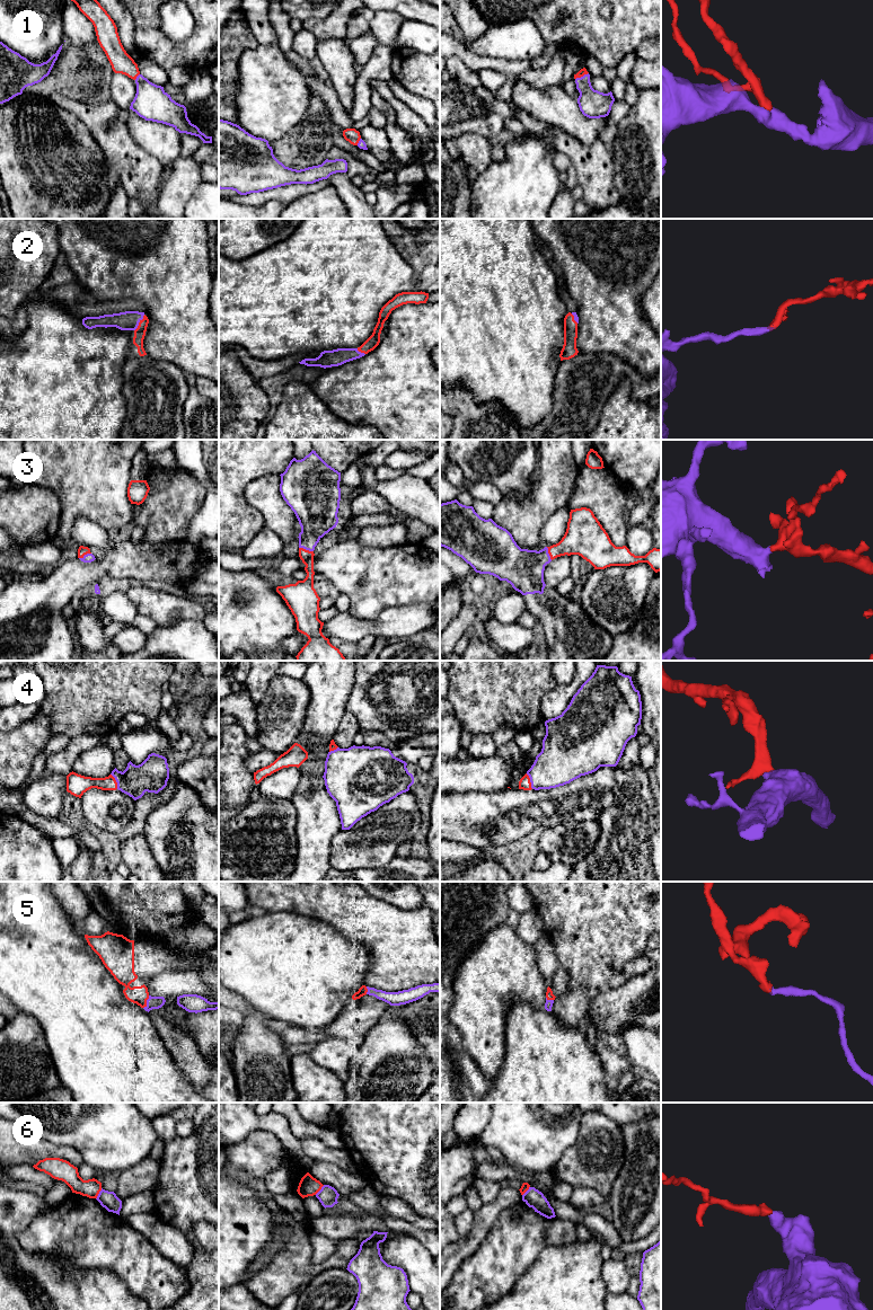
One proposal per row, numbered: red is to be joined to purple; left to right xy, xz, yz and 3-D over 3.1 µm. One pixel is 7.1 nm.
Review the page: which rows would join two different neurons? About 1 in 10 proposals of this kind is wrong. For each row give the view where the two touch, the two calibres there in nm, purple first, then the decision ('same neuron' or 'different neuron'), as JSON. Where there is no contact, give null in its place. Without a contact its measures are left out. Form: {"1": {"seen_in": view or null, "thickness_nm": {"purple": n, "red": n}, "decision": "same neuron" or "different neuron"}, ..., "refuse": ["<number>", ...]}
{"1": {"seen_in": "yz", "thickness_nm": {"purple": 200, "red": 50}, "decision": "same neuron"}, "2": {"seen_in": "xy", "thickness_nm": {"purple": 140, "red": 80}, "decision": "same neuron"}, "3": {"seen_in": "xz", "thickness_nm": {"purple": 280, "red": 90}, "decision": "same neuron"}, "4": {"seen_in": "yz", "thickness_nm": {"purple": 320, "red": 90}, "decision": "same neuron"}, "5": {"seen_in": "xy", "thickness_nm": {"purple": 100, "red": 140}, "decision": "same neuron"}, "6": {"seen_in": "xy", "thickness_nm": {"purple": 130, "red": 130}, "decision": "different neuron"}, "refuse": ["6"]}

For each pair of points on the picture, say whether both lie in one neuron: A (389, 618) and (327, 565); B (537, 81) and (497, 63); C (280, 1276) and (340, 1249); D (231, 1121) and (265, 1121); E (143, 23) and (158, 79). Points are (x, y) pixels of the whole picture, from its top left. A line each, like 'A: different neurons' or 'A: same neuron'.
A: different neurons
B: different neurons
C: same neuron
D: same neuron
E: different neurons

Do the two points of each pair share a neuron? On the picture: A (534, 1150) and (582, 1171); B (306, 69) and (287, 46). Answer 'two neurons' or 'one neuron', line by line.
A: two neurons
B: one neuron

